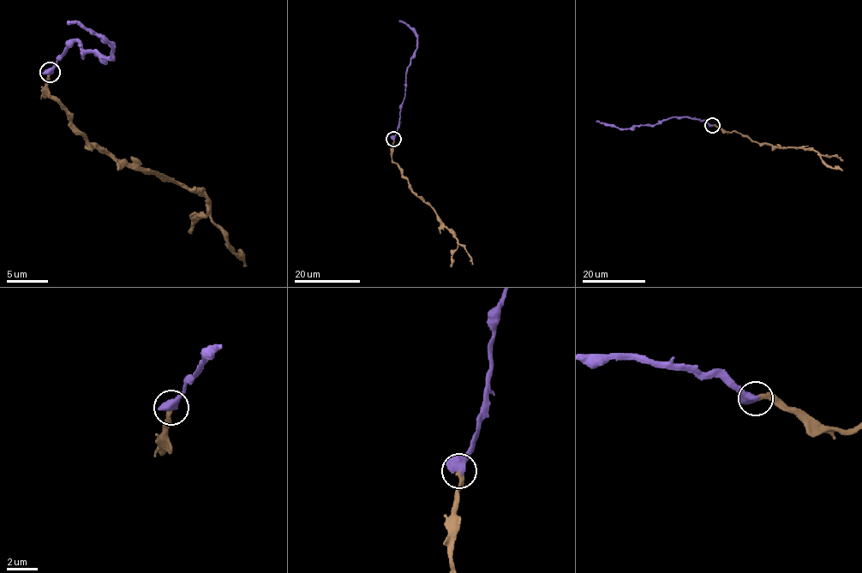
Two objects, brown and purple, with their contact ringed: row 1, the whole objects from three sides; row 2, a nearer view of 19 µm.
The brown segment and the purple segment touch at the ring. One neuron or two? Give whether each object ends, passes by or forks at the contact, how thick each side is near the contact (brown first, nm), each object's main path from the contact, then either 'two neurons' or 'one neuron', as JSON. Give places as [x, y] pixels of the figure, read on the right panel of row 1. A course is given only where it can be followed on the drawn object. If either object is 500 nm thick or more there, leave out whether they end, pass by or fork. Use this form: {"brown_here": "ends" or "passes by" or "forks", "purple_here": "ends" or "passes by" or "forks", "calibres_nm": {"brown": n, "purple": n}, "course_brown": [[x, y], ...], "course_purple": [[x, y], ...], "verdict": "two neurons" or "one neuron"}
{"calibres_nm": {"brown": 260, "purple": 650}, "course_brown": [[712, 126], [726, 131], [735, 131], [751, 140], [771, 146], [811, 148], [827, 164], [842, 170]], "course_purple": [[712, 126], [689, 117], [673, 117], [654, 124], [625, 128], [596, 121]], "verdict": "one neuron"}

